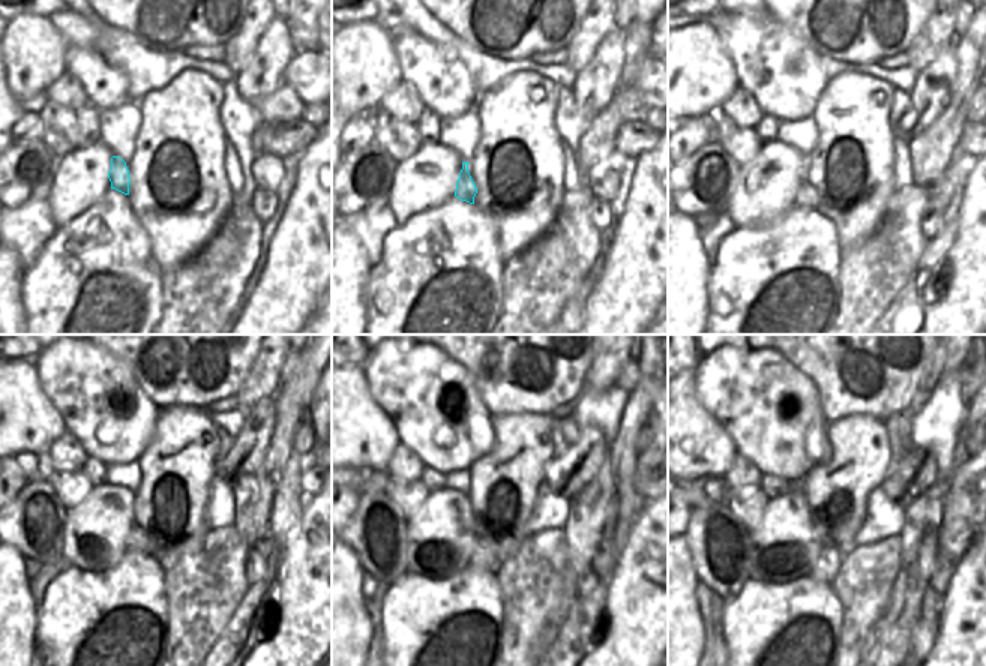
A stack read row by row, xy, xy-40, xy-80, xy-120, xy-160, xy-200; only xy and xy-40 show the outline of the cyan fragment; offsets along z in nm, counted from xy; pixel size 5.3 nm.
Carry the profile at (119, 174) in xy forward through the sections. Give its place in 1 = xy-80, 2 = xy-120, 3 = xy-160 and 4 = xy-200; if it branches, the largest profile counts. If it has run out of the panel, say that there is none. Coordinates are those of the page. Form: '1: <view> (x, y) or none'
1: xy-80 (806, 195)
2: xy-120 (138, 542)
3: xy-160 (483, 558)
4: xy-200 (827, 563)

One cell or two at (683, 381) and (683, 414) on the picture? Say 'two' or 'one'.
one

